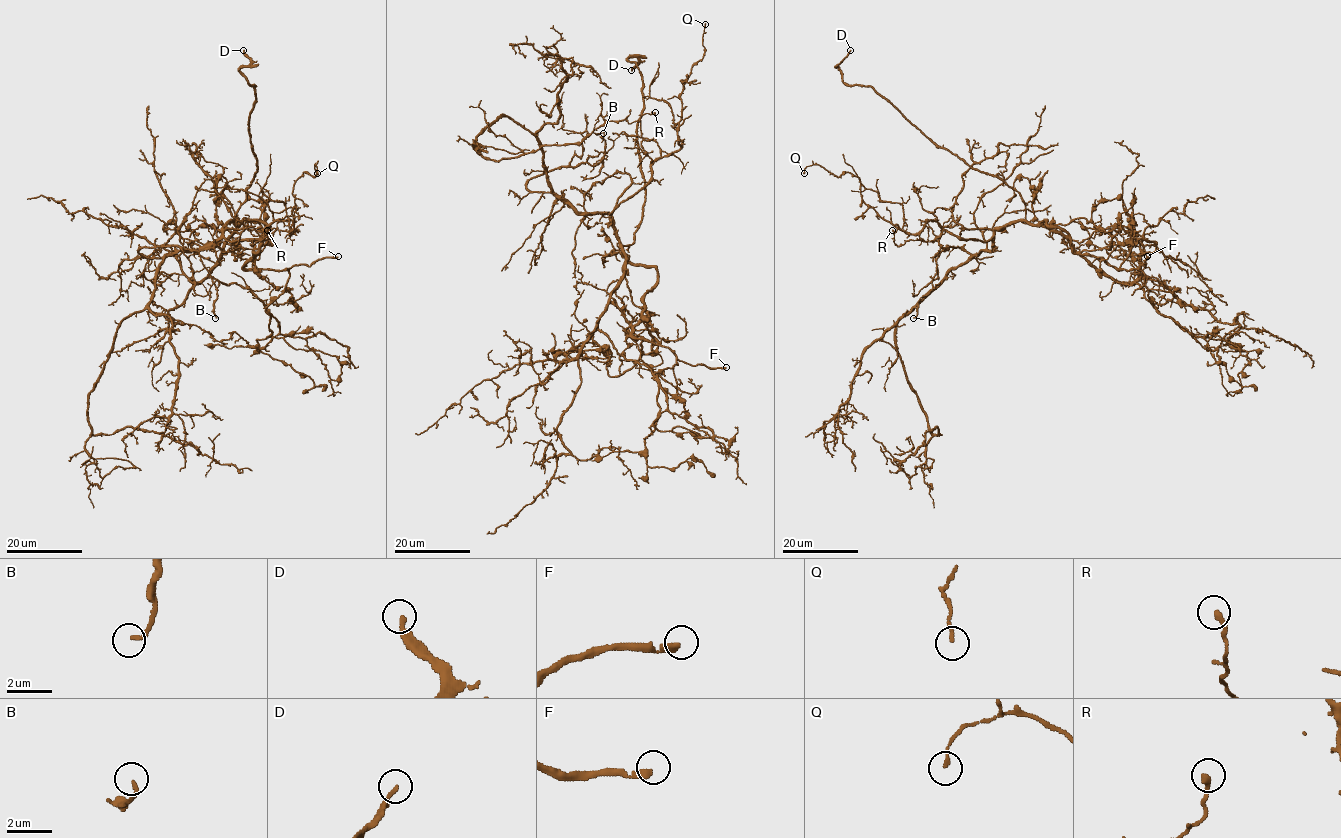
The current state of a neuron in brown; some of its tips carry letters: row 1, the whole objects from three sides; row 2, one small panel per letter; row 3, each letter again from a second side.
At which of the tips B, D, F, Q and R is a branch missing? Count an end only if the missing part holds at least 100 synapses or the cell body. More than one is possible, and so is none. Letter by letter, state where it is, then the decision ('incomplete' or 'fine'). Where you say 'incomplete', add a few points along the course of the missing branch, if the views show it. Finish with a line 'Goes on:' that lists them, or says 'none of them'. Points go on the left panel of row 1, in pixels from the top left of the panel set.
B: place (215, 318); fine
D: place (243, 50); incomplete
F: place (338, 256); incomplete
Q: place (317, 173); fine
R: place (267, 230); fine
Goes on: D, F

